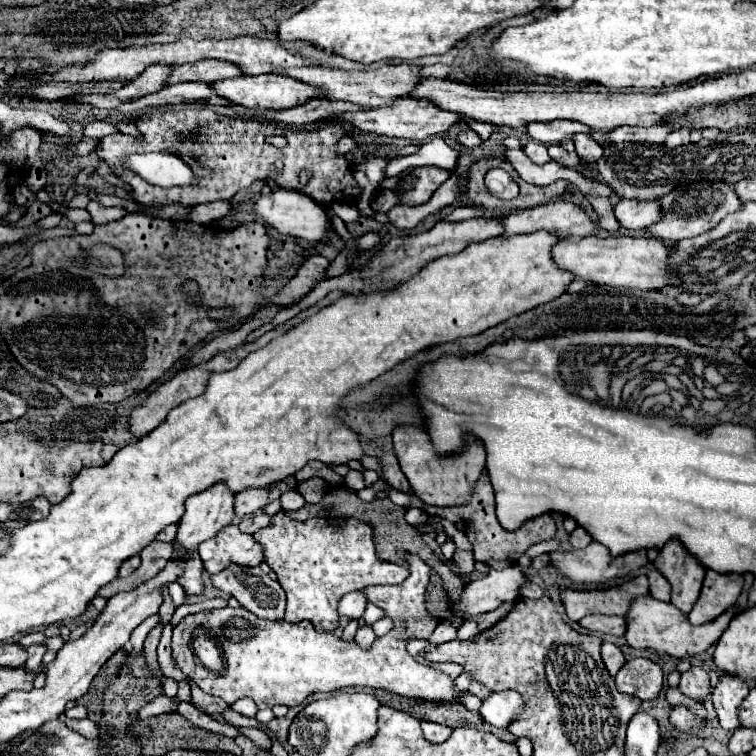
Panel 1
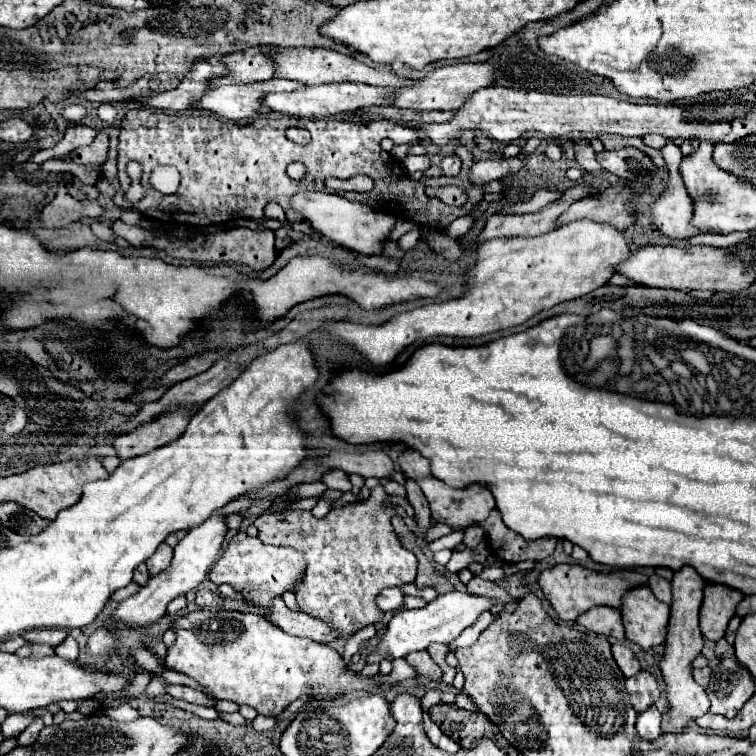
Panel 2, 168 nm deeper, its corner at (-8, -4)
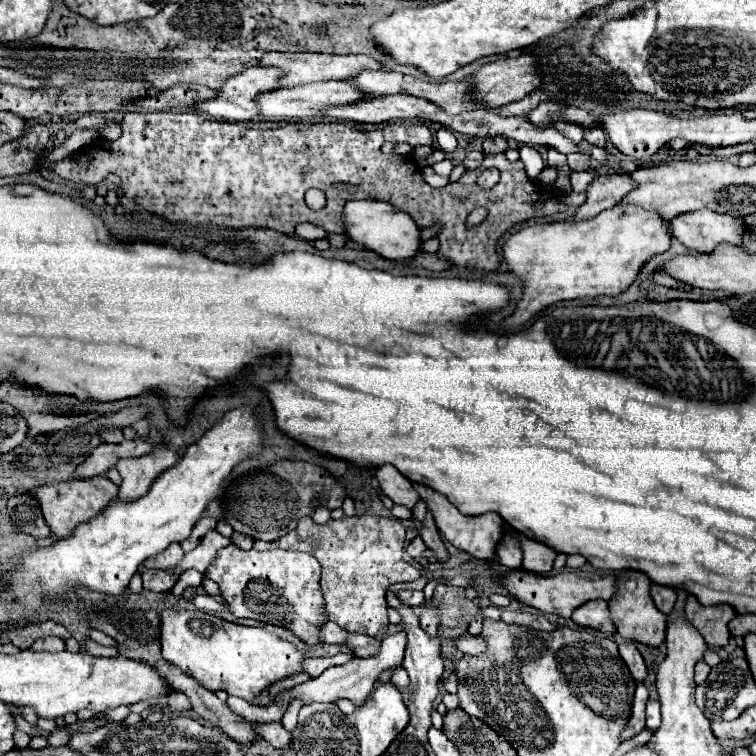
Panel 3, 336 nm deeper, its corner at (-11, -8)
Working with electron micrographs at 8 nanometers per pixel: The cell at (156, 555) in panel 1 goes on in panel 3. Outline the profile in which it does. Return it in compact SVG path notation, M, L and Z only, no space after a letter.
M172 543L164 553L156 555L156 557L150 557L148 561L144 561L144 567L148 569L174 569L180 561L182 561L184 553L182 553L182 547L178 543Z

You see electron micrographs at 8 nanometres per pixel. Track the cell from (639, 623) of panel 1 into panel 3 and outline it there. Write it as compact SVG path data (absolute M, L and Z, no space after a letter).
M620 571L618 573L618 593L610 601L610 613L620 637L644 643L650 647L660 647L666 637L666 615L660 613L650 597L650 579L640 571Z

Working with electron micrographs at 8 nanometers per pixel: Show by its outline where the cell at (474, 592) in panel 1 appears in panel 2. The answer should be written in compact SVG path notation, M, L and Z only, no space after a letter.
M451 591L445 595L439 595L437 599L433 599L433 603L427 603L427 607L423 609L403 609L397 611L391 621L387 623L387 631L381 637L381 641L369 651L369 655L365 657L365 663L379 663L383 659L399 659L405 657L409 653L415 651L423 651L427 649L429 643L451 643L463 629L467 629L469 625L473 625L477 621L477 617L481 615L481 611L489 611L493 601L485 599L485 597L475 597L469 593L461 593L461 591Z

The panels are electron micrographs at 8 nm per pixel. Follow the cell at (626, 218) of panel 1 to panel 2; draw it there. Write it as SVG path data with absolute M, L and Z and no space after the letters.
M673 165L667 167L669 167L669 187L657 197L655 203L649 205L649 211L659 231L671 239L689 239L701 233L713 233L713 231L701 231L691 225L693 199L683 187L679 169L673 169Z

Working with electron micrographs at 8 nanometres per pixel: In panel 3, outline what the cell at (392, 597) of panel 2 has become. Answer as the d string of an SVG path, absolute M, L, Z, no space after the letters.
M398 591L396 593L396 597L404 603L404 605L408 605L408 607L420 607L422 603L424 603L424 595L422 595L422 591Z

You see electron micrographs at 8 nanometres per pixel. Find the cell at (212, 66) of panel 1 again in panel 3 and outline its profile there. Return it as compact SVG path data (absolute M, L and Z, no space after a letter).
M266 51L258 61L258 67L276 67L282 71L280 85L282 87L296 87L300 83L312 81L328 81L328 79L346 79L360 69L382 69L378 61L368 55L326 55L326 53L280 53L280 51Z

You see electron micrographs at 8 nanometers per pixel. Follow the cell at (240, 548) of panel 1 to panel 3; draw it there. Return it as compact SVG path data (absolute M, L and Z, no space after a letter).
M232 543L228 549L220 551L220 557L212 561L204 575L218 583L222 597L228 601L230 611L236 617L250 617L264 623L284 625L308 645L316 645L320 641L318 625L328 619L320 613L324 603L318 585L320 563L310 553L284 549L272 549L266 553L256 549L244 551Z

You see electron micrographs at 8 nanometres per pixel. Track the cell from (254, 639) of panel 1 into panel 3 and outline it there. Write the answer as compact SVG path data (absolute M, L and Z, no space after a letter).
M182 609L162 611L160 621L162 657L210 691L222 689L228 695L254 703L270 683L304 671L302 663L306 653L296 649L290 641L266 631L264 627L246 627L204 611Z

